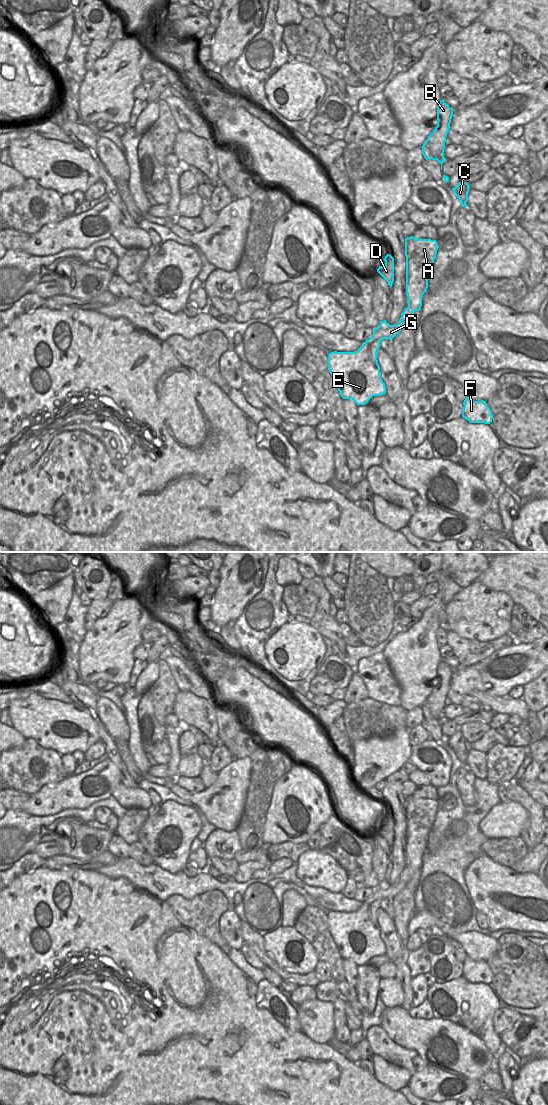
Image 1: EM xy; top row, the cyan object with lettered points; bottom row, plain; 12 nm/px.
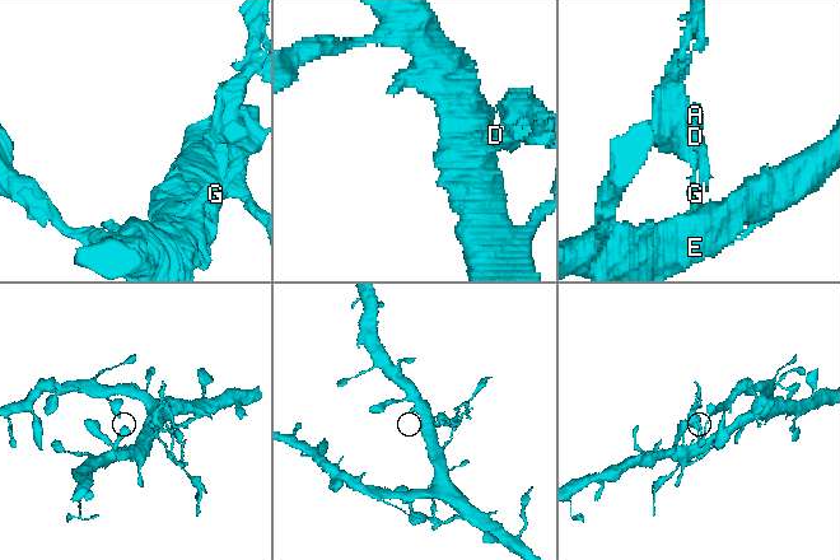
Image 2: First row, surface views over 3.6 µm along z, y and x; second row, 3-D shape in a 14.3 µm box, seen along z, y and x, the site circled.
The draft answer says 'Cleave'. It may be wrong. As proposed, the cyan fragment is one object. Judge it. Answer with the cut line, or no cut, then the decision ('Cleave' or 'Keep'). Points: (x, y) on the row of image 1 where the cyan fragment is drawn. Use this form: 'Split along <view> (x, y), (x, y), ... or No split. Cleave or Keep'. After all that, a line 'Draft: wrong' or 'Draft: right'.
Split along xy (408, 306), (413, 311). Cleave
Draft: right

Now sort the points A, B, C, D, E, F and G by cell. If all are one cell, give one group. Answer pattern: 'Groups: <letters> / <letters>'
Groups: A B C D / E F G

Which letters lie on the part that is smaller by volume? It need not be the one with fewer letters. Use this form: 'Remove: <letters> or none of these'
Remove: A, B, C, D

